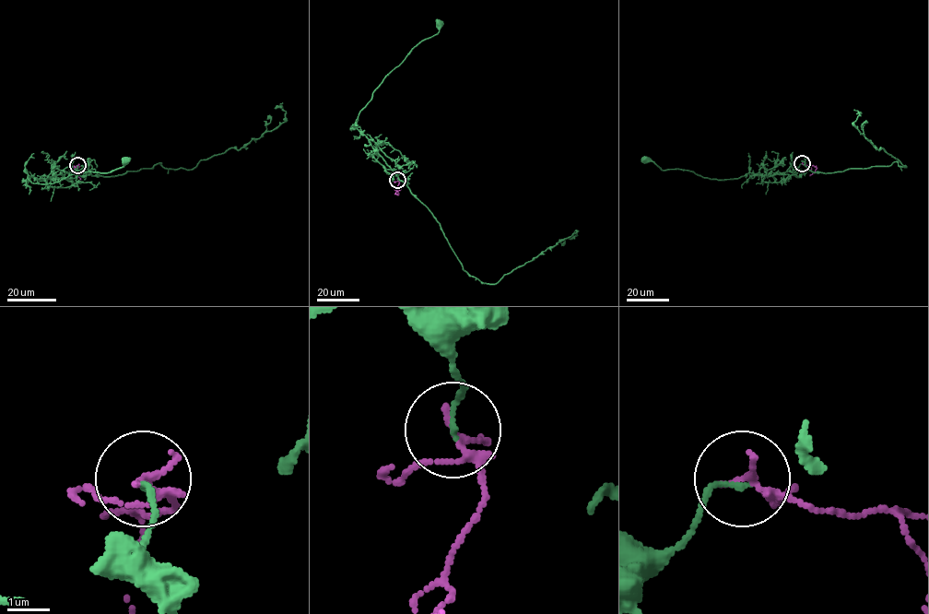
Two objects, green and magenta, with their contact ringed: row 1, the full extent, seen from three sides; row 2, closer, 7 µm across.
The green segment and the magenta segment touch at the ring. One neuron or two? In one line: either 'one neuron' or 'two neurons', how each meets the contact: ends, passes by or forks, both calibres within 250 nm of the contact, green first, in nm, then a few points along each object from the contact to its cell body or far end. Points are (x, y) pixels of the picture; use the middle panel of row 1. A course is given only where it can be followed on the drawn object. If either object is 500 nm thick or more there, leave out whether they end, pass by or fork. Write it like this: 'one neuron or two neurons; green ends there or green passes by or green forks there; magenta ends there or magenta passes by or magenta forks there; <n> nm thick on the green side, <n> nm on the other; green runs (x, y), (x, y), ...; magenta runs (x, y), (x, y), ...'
one neuron; green ends there; magenta passes by; 110 nm thick on the green side, 140 nm on the other; green runs (397, 180), (374, 150), (428, 207), (463, 269), (482, 282), (496, 284), (574, 231); magenta runs (397, 180), (395, 194), (398, 194), (400, 187)

